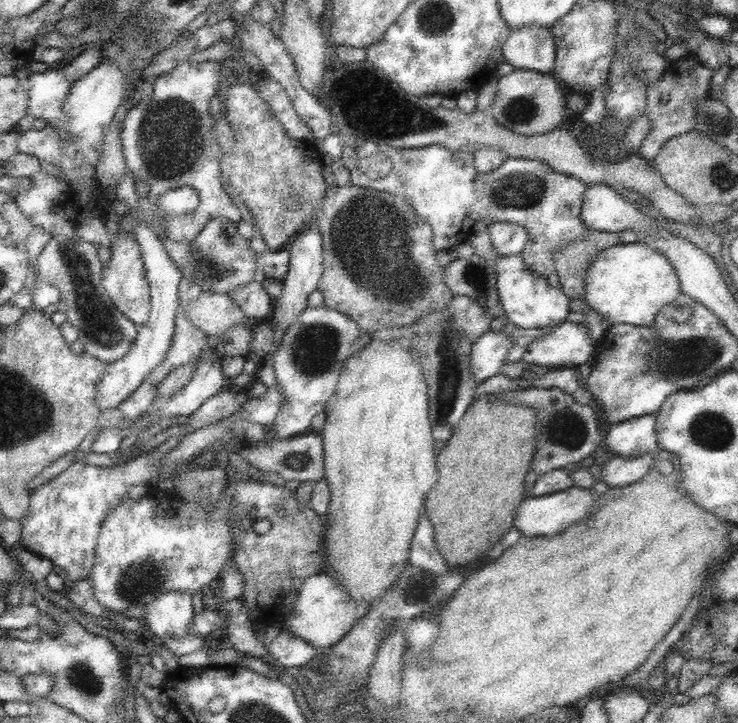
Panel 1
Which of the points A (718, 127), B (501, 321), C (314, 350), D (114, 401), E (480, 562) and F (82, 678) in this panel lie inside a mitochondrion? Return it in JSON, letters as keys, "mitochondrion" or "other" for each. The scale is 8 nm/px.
{"A":"mitochondrion","B":"other","C":"mitochondrion","D":"other","E":"other","F":"mitochondrion"}

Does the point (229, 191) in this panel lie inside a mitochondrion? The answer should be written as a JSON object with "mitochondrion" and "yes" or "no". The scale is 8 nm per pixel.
{"mitochondrion":"no"}

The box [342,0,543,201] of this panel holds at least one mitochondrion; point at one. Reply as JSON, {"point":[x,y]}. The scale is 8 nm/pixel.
{"point":[403,121]}

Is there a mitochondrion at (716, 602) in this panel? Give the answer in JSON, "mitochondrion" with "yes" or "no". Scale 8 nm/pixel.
{"mitochondrion":"no"}

